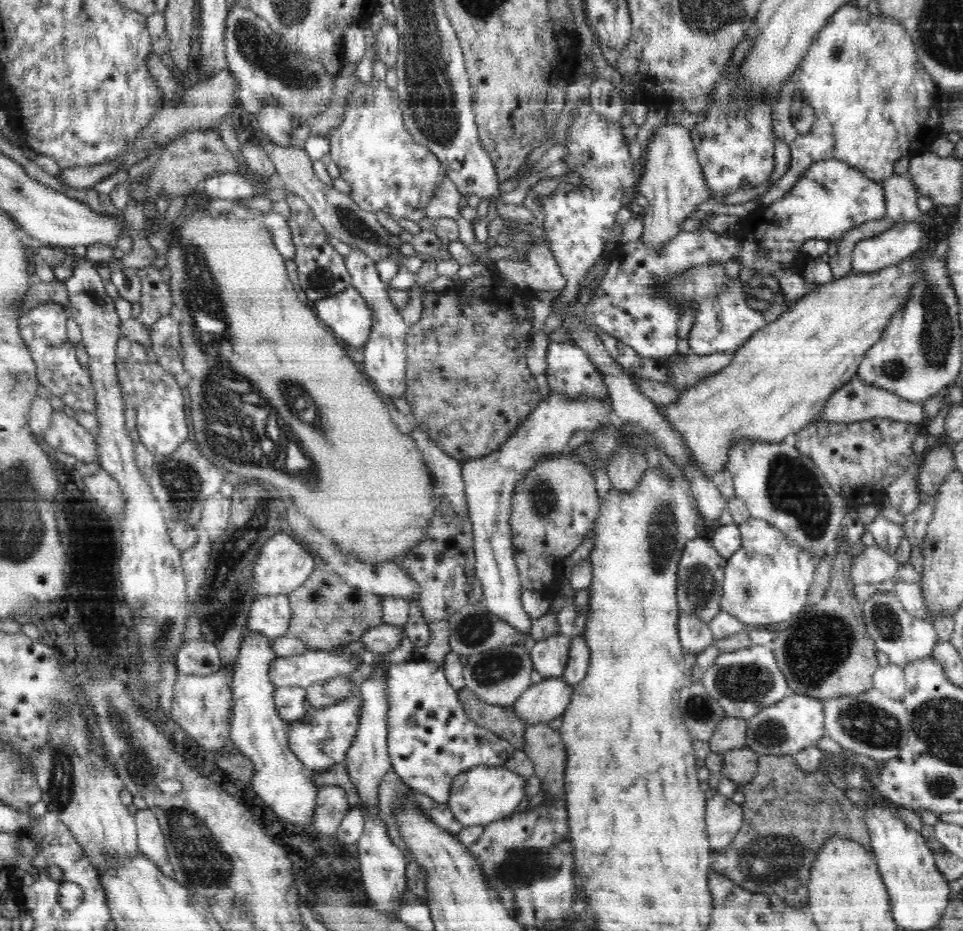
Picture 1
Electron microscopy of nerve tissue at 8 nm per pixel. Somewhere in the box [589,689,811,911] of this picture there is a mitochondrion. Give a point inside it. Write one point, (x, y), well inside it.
(769, 862)

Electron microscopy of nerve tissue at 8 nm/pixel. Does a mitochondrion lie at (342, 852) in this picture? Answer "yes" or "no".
no

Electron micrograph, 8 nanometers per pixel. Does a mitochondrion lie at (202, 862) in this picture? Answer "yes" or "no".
yes

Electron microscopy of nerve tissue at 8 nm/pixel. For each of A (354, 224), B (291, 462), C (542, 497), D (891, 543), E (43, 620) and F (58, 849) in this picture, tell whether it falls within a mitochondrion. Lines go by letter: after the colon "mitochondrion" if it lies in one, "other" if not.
A: mitochondrion
B: mitochondrion
C: mitochondrion
D: other
E: other
F: other

